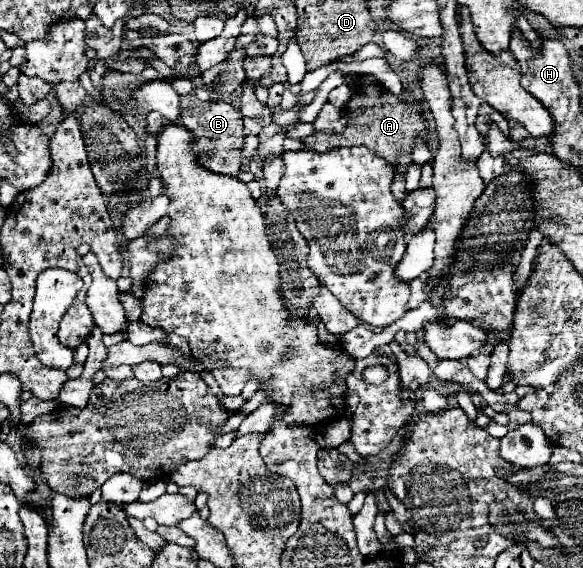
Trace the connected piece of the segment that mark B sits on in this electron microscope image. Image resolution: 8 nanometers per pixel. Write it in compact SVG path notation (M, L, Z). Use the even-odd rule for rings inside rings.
M189 94L189 96L181 96L181 118L177 118L177 122L179 122L179 126L185 126L193 134L193 140L197 142L197 150L201 150L199 154L195 154L197 162L211 172L227 174L223 168L219 170L217 166L213 166L213 168L209 168L209 166L217 164L217 154L213 150L241 150L243 148L245 136L243 136L241 114L231 104L203 102L195 94Z

